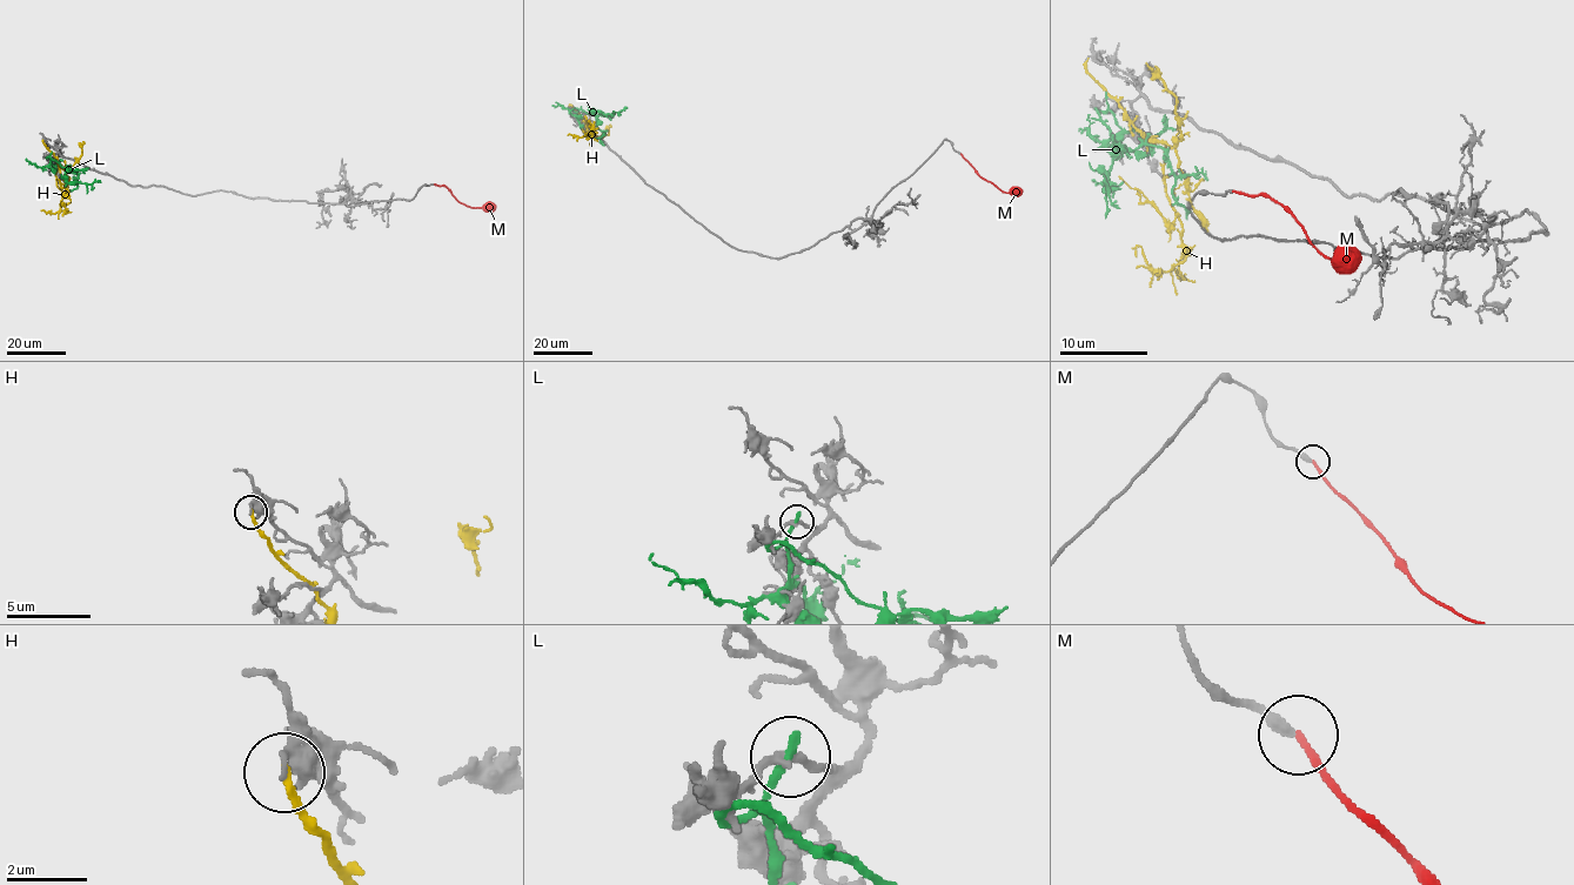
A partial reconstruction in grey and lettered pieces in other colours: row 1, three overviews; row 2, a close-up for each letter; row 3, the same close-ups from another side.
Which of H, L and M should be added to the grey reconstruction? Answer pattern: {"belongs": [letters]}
{"belongs": ["M"]}

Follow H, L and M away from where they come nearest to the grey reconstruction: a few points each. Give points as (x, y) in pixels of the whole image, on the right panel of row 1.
H: (1086, 60), (1124, 113), (1165, 146), (1165, 194), (1185, 259), (1154, 272), (1142, 249), (1134, 256)
L: (1106, 98), (1107, 108), (1097, 108), (1114, 143), (1125, 151), (1152, 143), (1165, 153), (1174, 201), (1187, 219)
M: (1233, 189), (1267, 194), (1278, 201), (1324, 256), (1344, 262), (1351, 261), (1341, 256)

